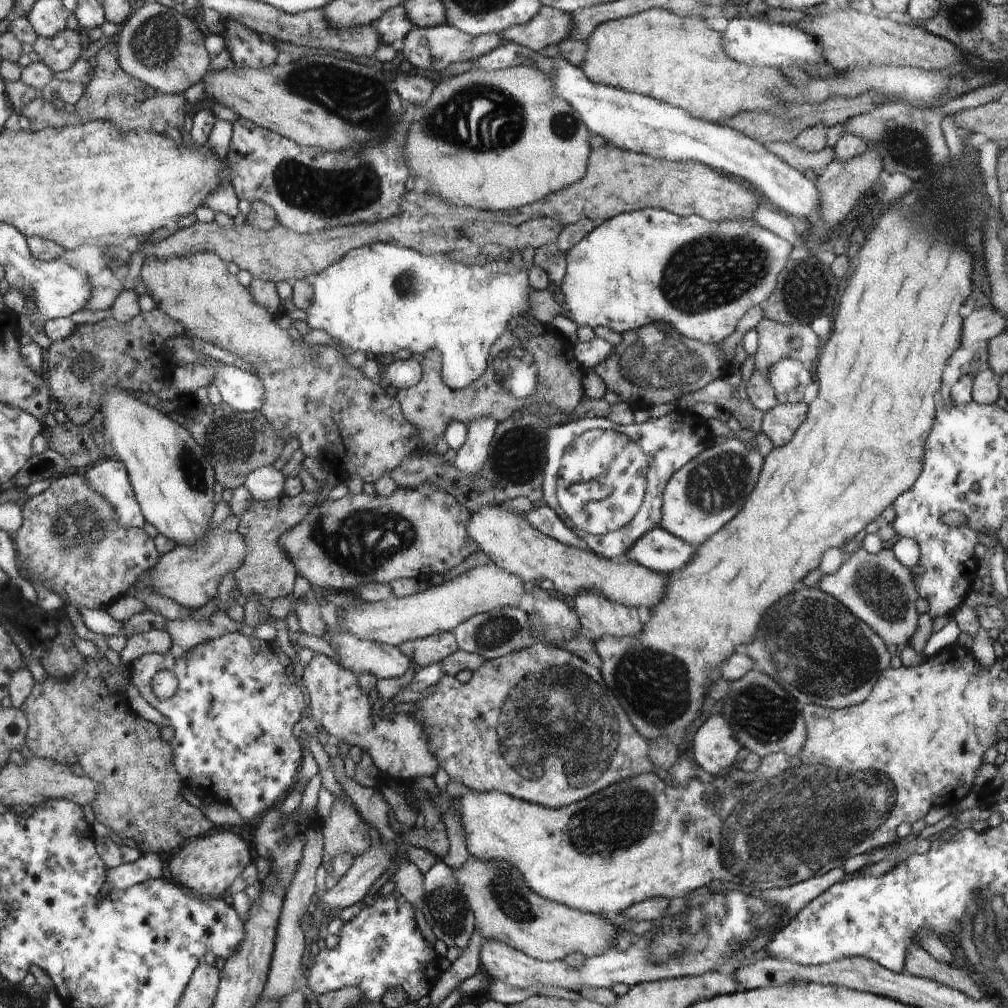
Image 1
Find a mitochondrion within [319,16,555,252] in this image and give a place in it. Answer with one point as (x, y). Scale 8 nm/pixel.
(482, 116)

